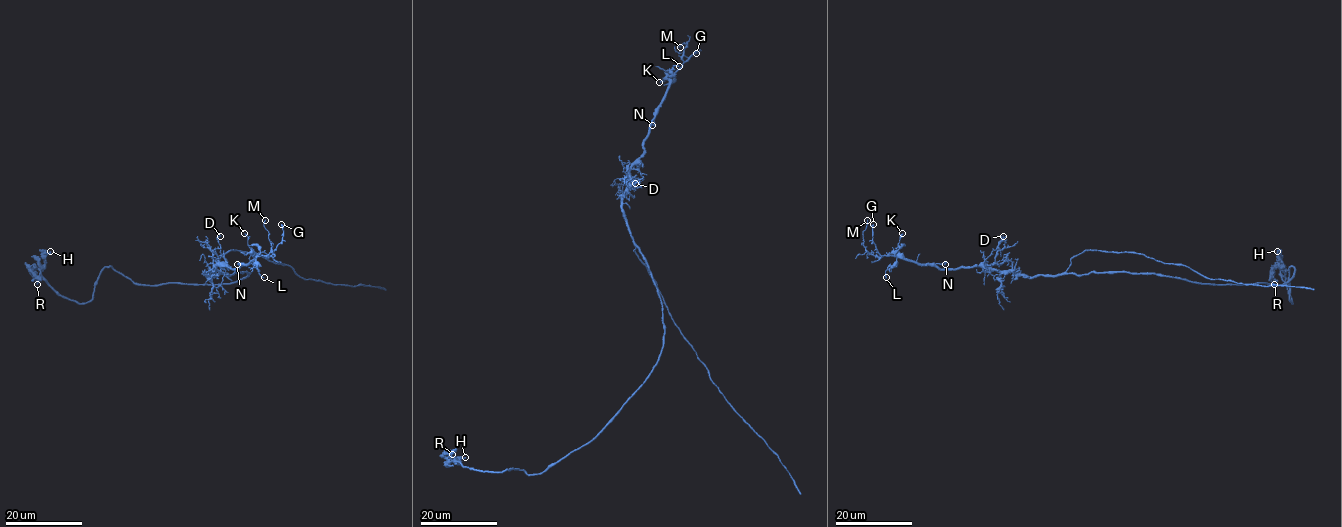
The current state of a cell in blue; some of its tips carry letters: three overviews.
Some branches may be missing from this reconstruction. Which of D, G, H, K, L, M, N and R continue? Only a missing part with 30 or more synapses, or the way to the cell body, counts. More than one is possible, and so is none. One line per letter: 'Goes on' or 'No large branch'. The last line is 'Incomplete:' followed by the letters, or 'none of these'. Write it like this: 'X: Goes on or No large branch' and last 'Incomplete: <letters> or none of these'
D: No large branch
G: No large branch
H: No large branch
K: No large branch
L: No large branch
M: No large branch
N: No large branch
R: No large branch
Incomplete: none of these

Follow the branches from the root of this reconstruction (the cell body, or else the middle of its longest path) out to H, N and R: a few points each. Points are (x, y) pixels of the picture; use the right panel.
H: (1123, 272), (1202, 283), (1280, 285), (1294, 275), (1293, 267), (1292, 303), (1277, 251)
N: (1123, 272), (1025, 277), (989, 270), (986, 266), (939, 269), (936, 265), (945, 264)
R: (1123, 272), (1202, 283), (1280, 285), (1294, 275), (1293, 267), (1292, 303), (1278, 268), (1272, 271), (1274, 284)

